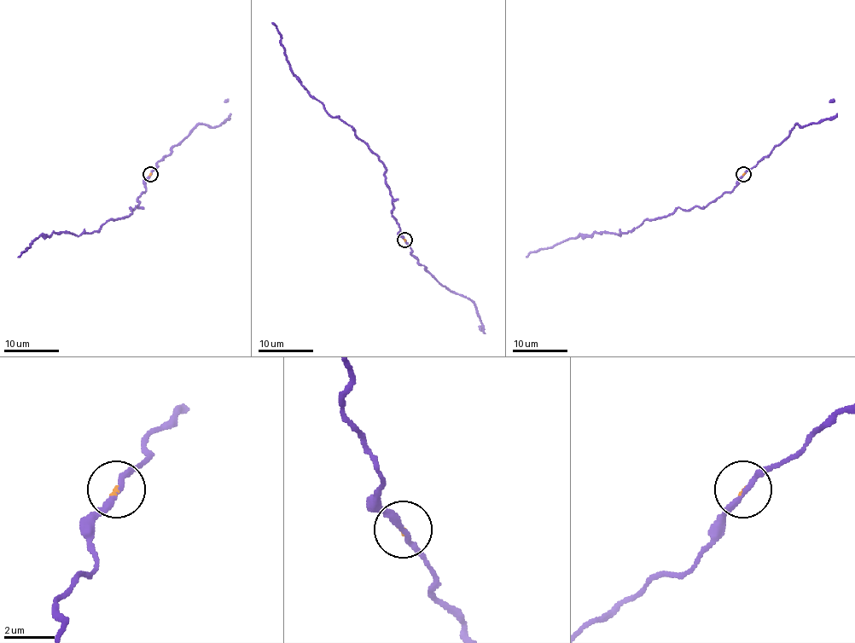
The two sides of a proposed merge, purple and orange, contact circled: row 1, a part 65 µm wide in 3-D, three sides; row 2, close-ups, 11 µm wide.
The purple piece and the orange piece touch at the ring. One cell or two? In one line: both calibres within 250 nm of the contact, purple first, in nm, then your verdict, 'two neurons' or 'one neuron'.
calibres 200 and 70 nm; two neurons

